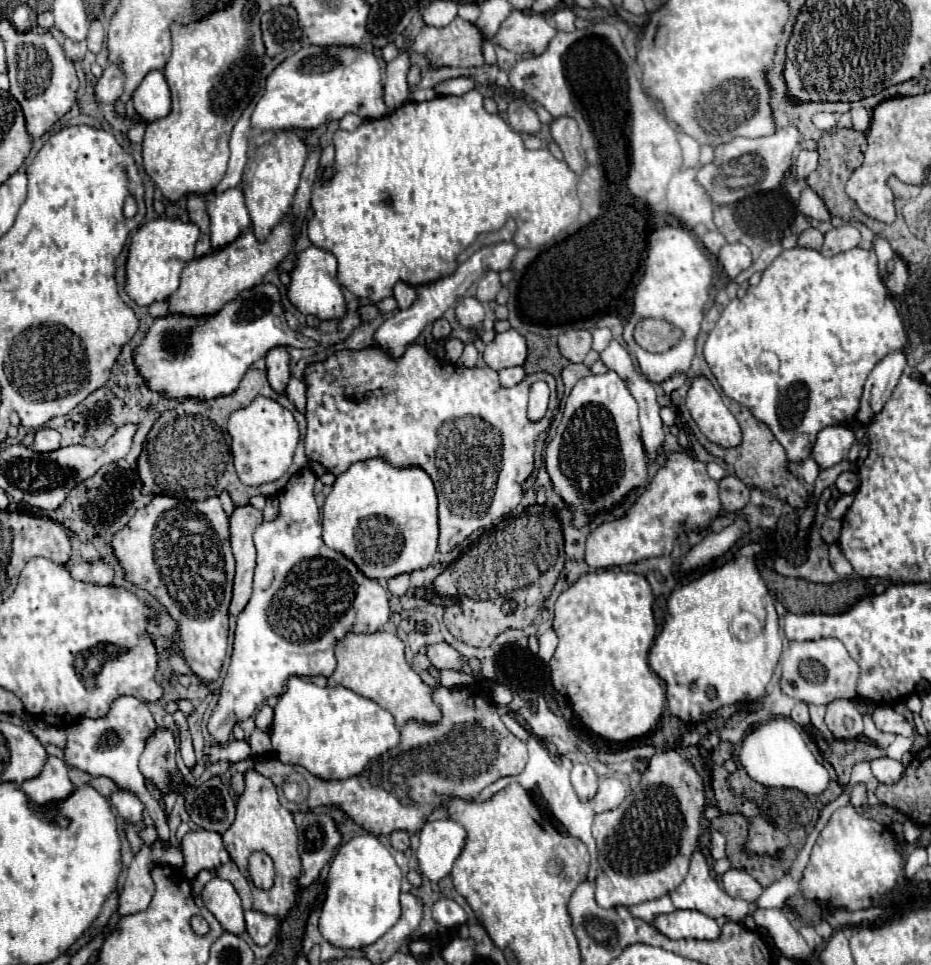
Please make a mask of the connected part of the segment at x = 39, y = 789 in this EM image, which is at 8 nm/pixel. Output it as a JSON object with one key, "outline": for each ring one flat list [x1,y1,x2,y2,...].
{"outline":[[48,755,40,775,22,783,22,791,26,791,26,795,30,795,30,801,36,805,66,799,66,795,70,795,72,789,74,785,68,779,68,767,62,759,54,755]]}

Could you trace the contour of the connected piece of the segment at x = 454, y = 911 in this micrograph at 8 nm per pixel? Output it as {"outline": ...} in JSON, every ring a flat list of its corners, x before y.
{"outline":[[452,899,436,901,432,907,432,917,434,917,434,921,438,921,444,927,456,927,456,925,464,925,468,921,466,911]]}

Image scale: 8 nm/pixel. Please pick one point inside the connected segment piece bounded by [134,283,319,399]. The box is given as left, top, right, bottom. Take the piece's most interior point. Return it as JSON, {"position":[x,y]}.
{"position":[200,357]}

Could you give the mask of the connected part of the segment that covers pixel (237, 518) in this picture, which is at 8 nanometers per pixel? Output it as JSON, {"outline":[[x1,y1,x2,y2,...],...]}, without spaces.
{"outline":[[252,505,236,507,230,519,230,543,236,559,236,577,234,577,234,595,230,603,230,615,238,615,250,595,252,595,252,573,256,565,256,549,252,535,256,527,262,523,262,511]]}

